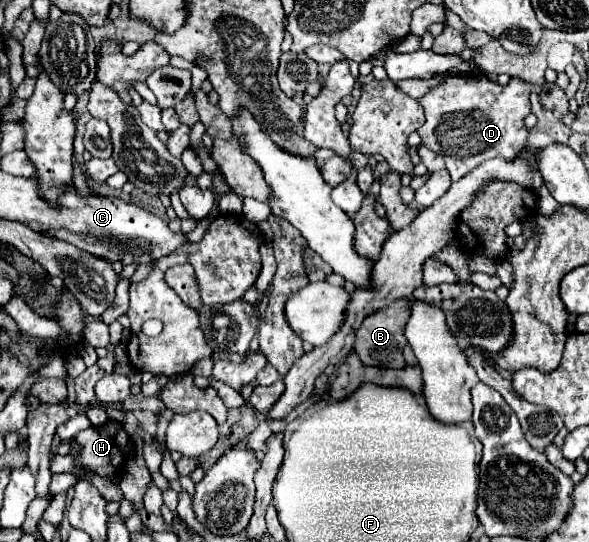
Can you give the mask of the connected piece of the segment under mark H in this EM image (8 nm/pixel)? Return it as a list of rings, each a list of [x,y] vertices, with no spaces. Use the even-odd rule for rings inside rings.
[[[106,419],[102,425],[98,427],[88,427],[80,433],[76,433],[74,437],[74,445],[80,449],[80,455],[56,455],[52,465],[50,465],[50,471],[52,473],[70,473],[70,475],[76,475],[80,477],[80,473],[88,473],[88,481],[100,491],[100,495],[112,503],[120,503],[122,501],[122,489],[120,489],[120,471],[122,471],[122,465],[124,465],[124,459],[128,457],[128,445],[130,445],[130,435],[124,431],[122,423],[116,421],[116,419]]]

